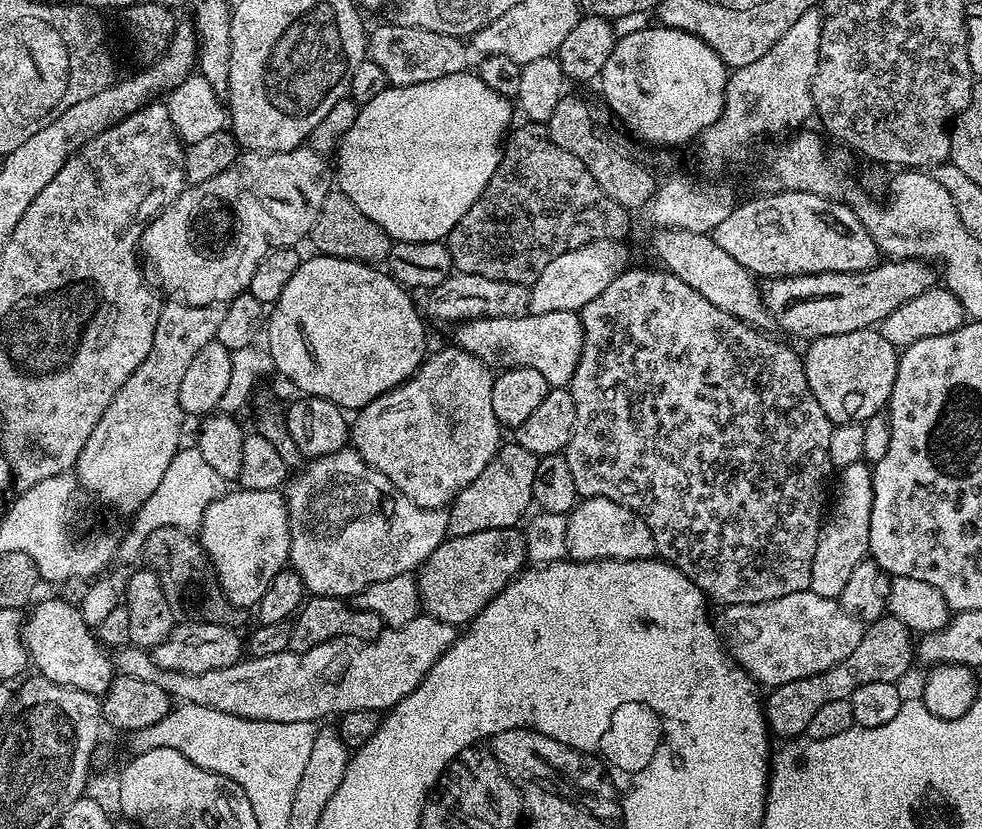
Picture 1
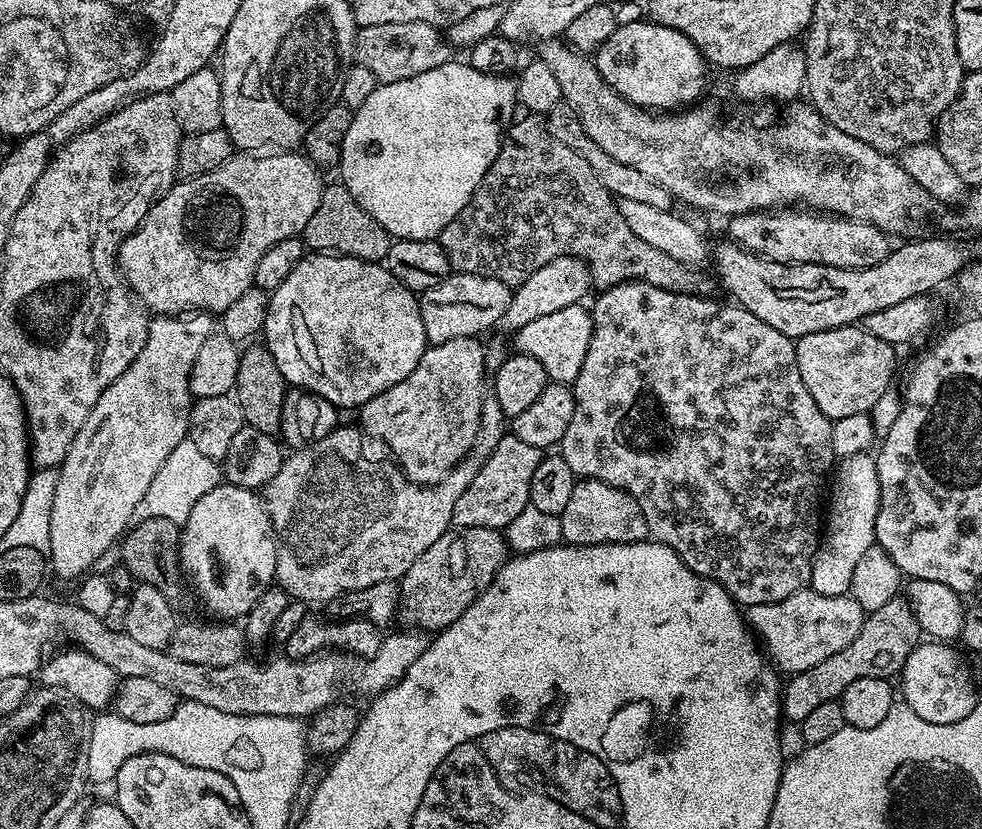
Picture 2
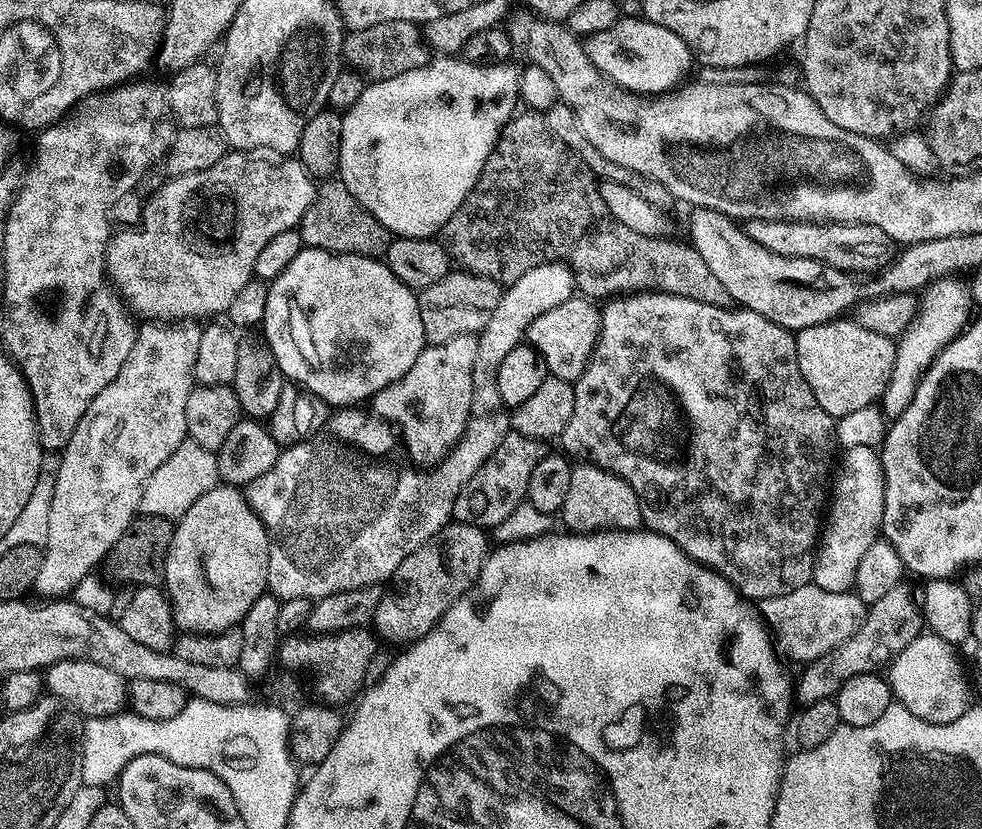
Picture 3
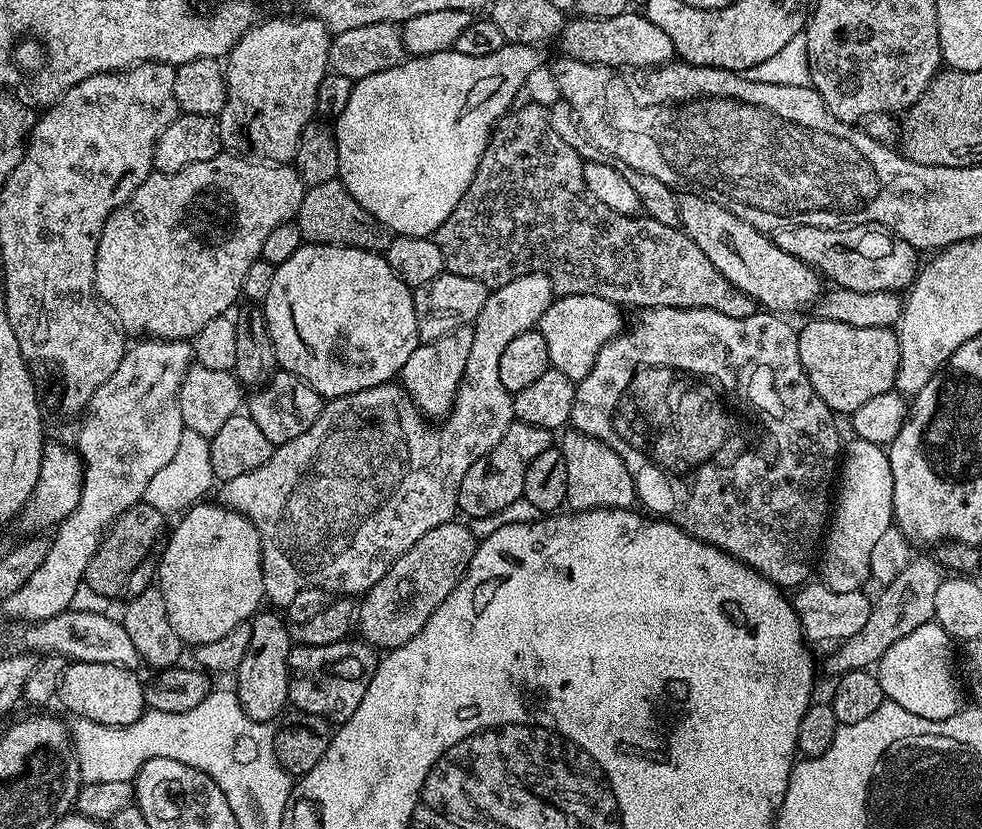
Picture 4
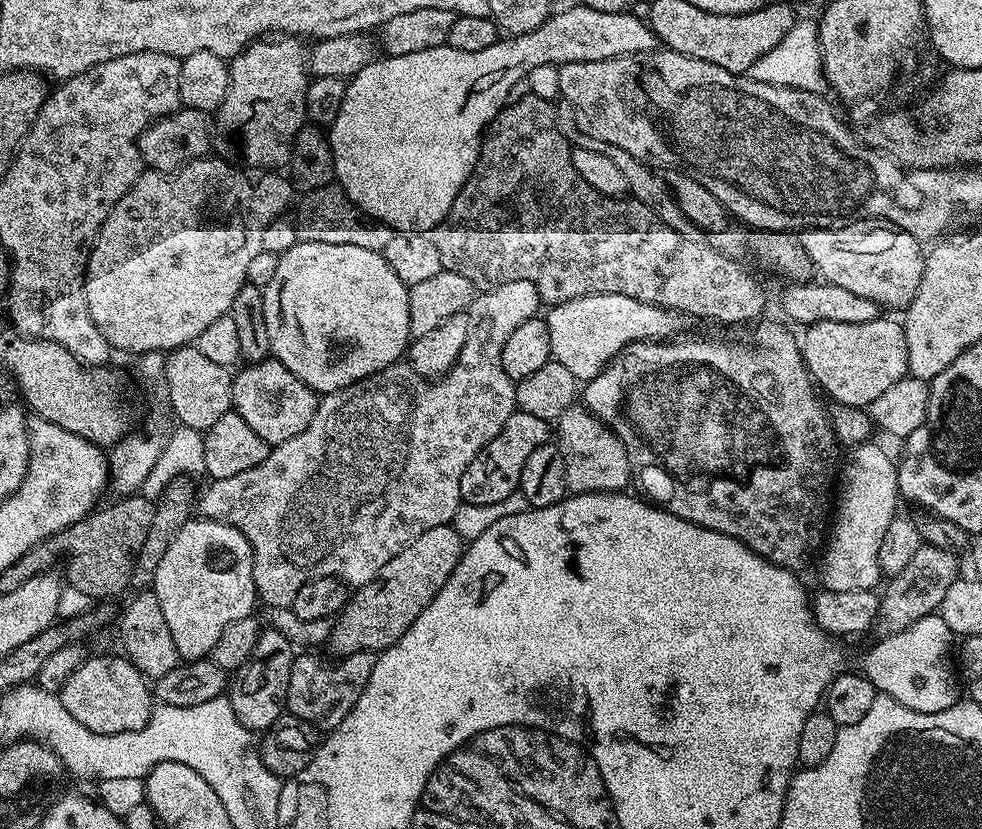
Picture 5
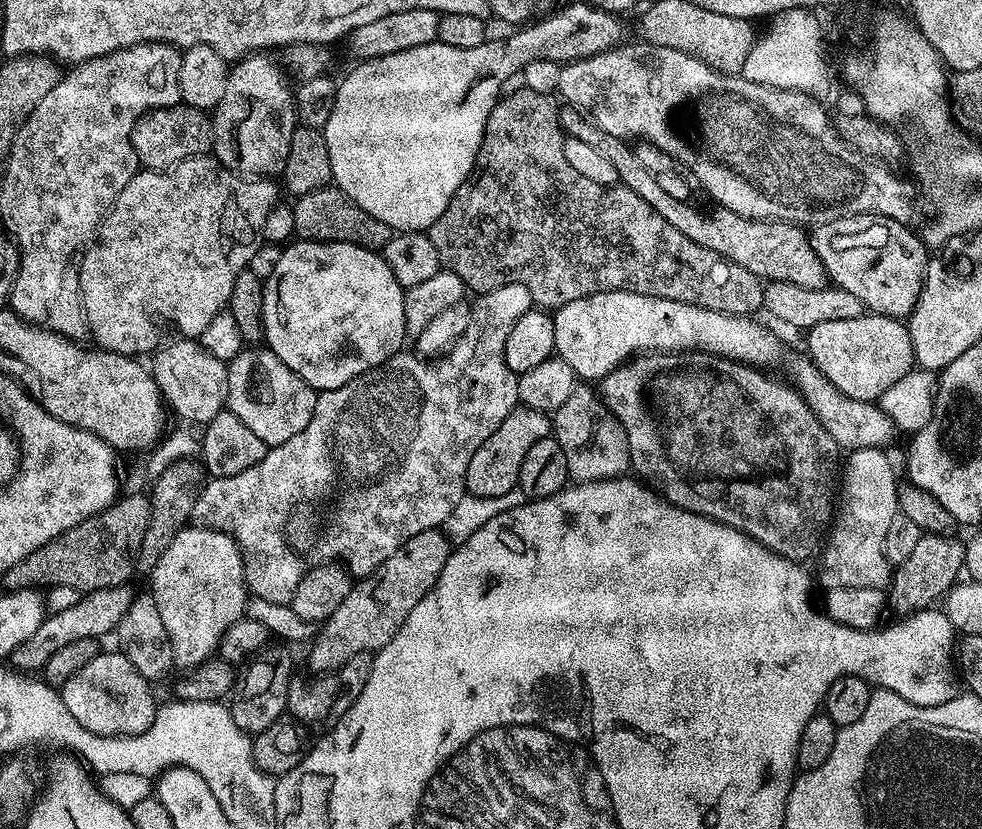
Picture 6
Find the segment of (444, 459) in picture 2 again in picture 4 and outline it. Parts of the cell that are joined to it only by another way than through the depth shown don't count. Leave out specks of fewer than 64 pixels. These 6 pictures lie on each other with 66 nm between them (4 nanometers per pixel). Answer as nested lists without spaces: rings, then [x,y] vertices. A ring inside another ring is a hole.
[[[463,324],[461,328],[454,329],[442,338],[421,342],[414,350],[414,354],[410,354],[406,366],[402,366],[398,380],[421,413],[429,417],[430,415],[443,417],[451,409],[453,402],[456,401],[460,383],[464,381],[466,362],[470,358],[473,346],[474,327]]]

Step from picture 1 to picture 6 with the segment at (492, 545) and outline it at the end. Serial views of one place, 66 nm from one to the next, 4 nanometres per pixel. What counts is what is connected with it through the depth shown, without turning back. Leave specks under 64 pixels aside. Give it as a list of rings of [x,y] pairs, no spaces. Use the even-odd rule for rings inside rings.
[[[431,528],[422,534],[414,534],[410,542],[398,546],[382,566],[378,566],[369,576],[357,579],[350,594],[342,598],[342,606],[330,614],[328,620],[319,625],[311,641],[312,653],[308,664],[316,674],[331,674],[350,658],[360,652],[379,652],[386,642],[398,634],[402,622],[410,618],[410,610],[426,598],[426,594],[438,582],[442,566],[446,566],[450,541],[440,528]]]

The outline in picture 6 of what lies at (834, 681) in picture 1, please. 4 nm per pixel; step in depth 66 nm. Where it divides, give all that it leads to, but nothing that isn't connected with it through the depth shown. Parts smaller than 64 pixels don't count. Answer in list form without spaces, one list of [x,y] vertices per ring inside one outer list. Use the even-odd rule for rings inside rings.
[[[922,534],[918,538],[910,558],[906,558],[906,562],[895,569],[890,581],[891,607],[893,604],[900,614],[911,614],[931,608],[941,598],[947,597],[949,590],[961,579],[966,568],[965,541],[955,540],[954,537],[952,534]]]

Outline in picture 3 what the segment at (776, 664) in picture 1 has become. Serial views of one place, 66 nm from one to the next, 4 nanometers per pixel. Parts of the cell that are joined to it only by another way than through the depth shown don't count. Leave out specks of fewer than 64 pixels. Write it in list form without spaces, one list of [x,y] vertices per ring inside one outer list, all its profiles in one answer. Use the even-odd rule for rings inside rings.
[[[814,583],[798,586],[798,590],[790,590],[790,594],[778,598],[761,600],[758,607],[779,647],[783,651],[785,648],[799,662],[817,660],[822,654],[834,650],[834,646],[842,646],[846,638],[862,626],[868,613],[868,605],[855,591],[822,590]]]

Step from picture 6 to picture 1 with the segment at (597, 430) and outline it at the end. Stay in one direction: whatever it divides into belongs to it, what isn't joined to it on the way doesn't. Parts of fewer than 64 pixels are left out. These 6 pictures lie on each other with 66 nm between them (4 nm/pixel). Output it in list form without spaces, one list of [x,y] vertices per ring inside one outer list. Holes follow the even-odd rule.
[[[590,496],[581,499],[571,512],[567,513],[568,525],[566,526],[567,559],[577,562],[585,560],[646,560],[657,555],[654,534],[650,534],[650,526],[641,516],[631,512],[626,506],[618,502],[610,502],[608,498]]]

